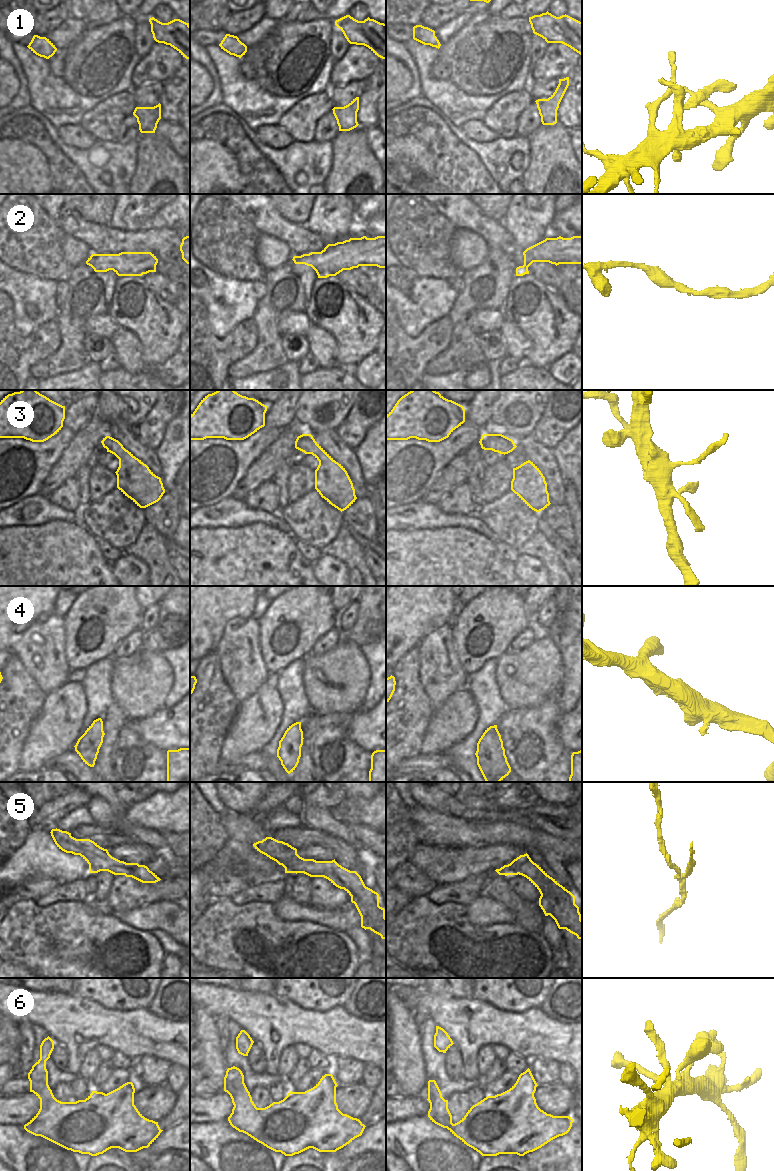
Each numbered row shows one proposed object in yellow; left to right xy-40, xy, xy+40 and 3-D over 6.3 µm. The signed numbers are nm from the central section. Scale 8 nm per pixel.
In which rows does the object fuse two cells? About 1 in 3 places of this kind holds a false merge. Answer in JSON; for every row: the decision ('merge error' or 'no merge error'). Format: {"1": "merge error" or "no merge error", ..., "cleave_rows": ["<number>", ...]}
{"1": "no merge error", "2": "no merge error", "3": "no merge error", "4": "no merge error", "5": "merge error", "6": "no merge error", "cleave_rows": ["5"]}

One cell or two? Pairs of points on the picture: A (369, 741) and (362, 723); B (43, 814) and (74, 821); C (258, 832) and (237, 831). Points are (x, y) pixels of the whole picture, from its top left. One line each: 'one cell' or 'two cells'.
A: one cell
B: two cells
C: one cell

